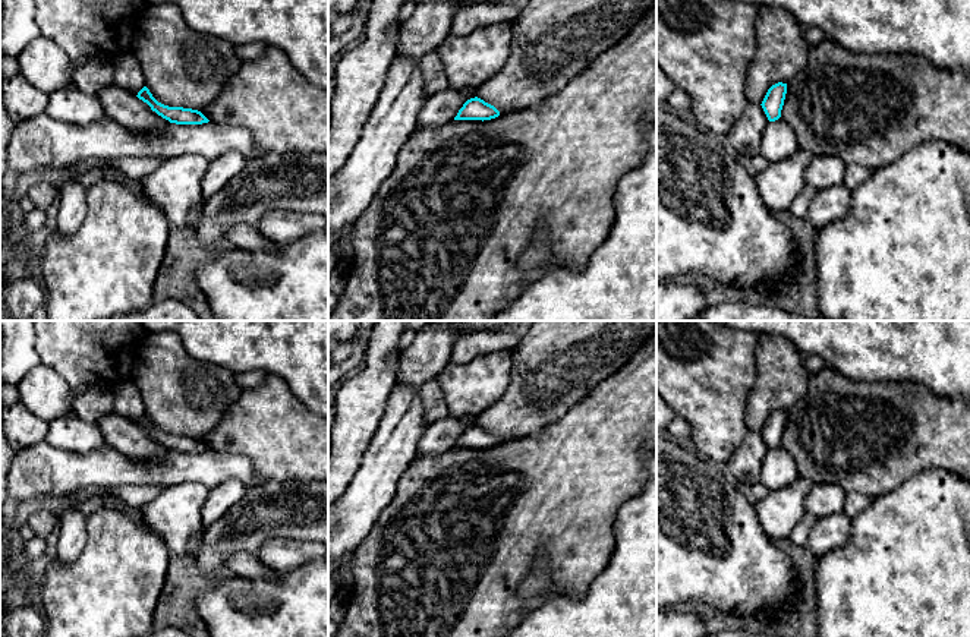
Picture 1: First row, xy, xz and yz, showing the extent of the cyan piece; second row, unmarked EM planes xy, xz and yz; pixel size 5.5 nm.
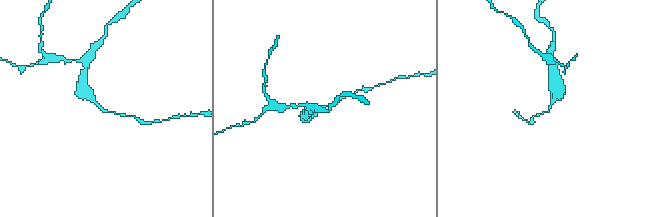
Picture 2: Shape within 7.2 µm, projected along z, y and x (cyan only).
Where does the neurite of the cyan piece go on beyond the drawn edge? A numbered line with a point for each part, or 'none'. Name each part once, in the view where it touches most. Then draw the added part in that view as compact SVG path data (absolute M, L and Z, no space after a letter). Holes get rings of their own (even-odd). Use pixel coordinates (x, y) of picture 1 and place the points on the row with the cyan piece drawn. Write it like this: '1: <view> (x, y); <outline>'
none

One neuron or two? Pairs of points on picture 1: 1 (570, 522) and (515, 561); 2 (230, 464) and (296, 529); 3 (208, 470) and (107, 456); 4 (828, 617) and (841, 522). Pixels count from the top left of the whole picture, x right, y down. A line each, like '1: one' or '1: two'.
1: one
2: two
3: one
4: two

